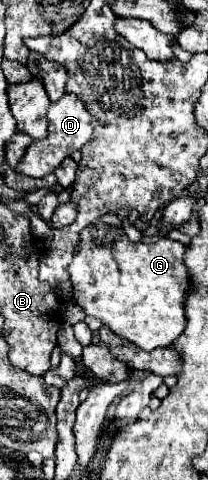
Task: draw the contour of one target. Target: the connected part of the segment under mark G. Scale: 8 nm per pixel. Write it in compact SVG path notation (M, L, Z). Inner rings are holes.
M105 213L93 225L81 231L79 249L69 265L71 285L75 289L75 303L83 307L87 315L101 319L113 333L135 343L143 351L153 351L157 347L171 347L173 341L185 331L185 297L191 289L191 275L183 263L185 245L169 237L157 243L133 243L123 231L117 213Z

